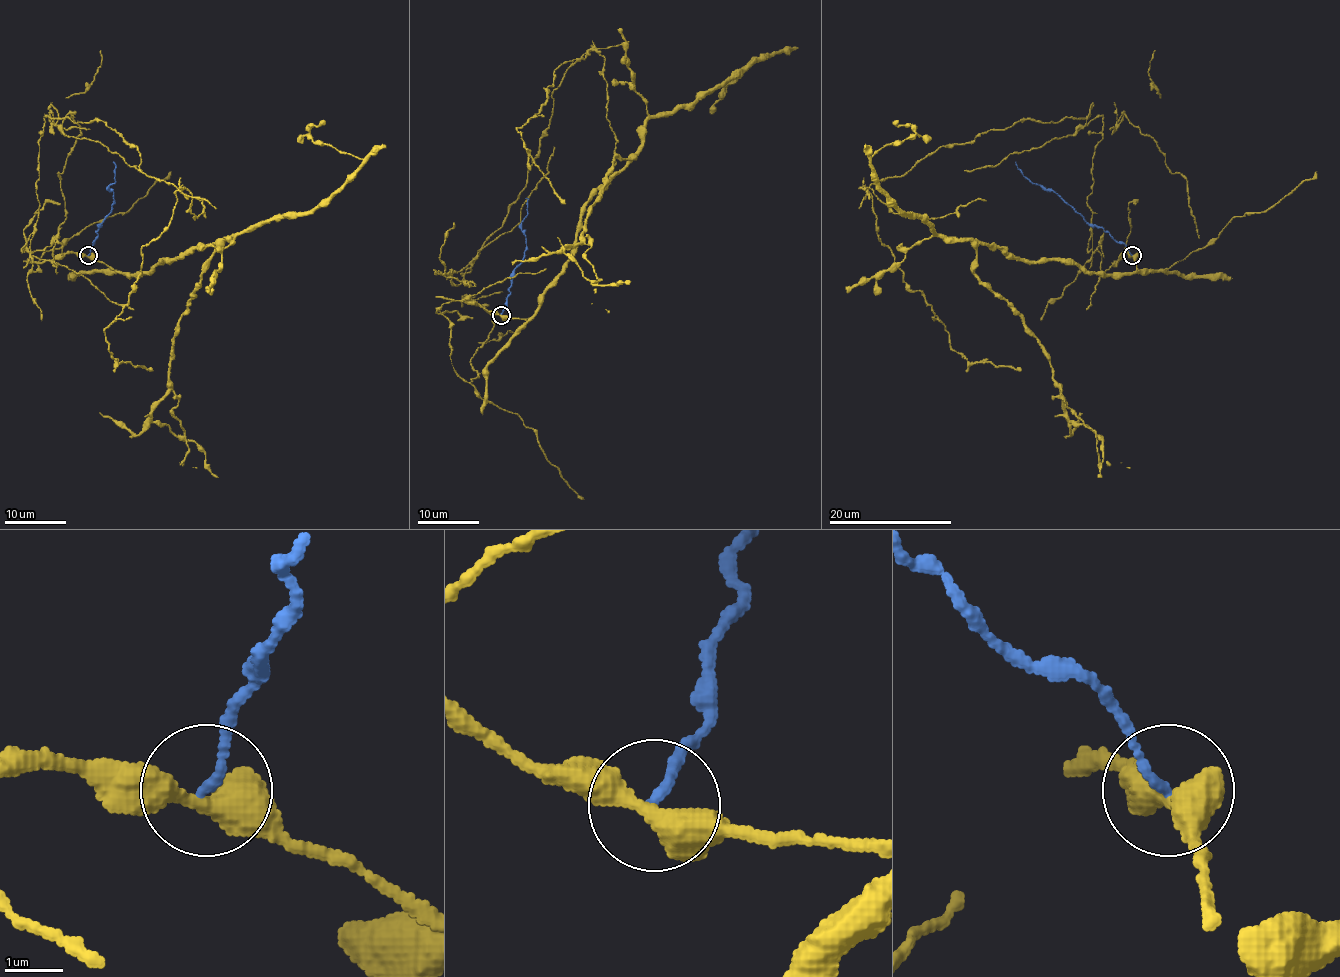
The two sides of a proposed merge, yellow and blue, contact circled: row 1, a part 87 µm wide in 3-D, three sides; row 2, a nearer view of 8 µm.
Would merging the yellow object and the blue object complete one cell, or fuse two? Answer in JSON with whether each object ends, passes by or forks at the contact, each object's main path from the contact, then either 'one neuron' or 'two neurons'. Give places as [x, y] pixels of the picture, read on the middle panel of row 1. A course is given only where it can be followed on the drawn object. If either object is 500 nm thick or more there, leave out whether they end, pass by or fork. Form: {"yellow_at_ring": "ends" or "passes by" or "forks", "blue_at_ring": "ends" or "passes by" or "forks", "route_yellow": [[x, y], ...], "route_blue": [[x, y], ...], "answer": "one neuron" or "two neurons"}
{"yellow_at_ring": "passes by", "blue_at_ring": "ends", "route_yellow": [[500, 314], [442, 274], [459, 283], [502, 225], [553, 92], [589, 50], [554, 70], [517, 128], [565, 204]], "route_blue": [[500, 314], [506, 306], [511, 273], [522, 260], [526, 245], [522, 228], [528, 199], [525, 197]], "answer": "two neurons"}

